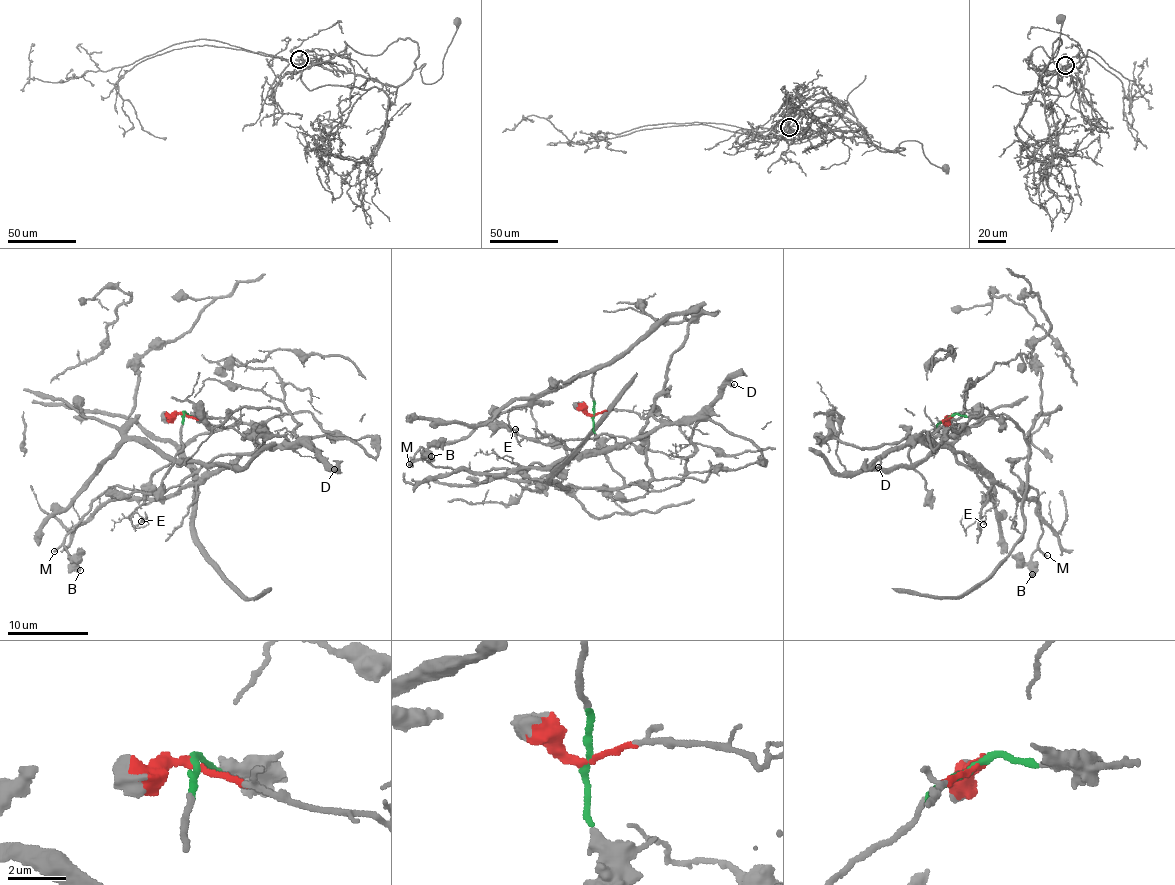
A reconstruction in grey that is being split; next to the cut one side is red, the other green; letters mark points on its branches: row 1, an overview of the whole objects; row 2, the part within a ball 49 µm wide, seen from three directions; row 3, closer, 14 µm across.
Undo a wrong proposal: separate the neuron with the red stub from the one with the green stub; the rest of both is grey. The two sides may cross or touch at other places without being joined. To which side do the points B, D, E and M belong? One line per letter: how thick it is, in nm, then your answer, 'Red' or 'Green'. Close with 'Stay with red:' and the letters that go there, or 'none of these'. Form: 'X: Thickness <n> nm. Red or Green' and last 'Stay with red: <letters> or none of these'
B: Thickness 500 nm. Green
D: Thickness 130 nm. Red
E: Thickness 170 nm. Red
M: Thickness 220 nm. Green
Stay with red: D, E

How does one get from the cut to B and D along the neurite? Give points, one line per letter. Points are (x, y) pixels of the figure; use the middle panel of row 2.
B: (593, 416), (618, 488), (562, 488), (534, 462), (479, 473), (437, 467), (423, 453), (431, 456)
D: (593, 416), (606, 409), (639, 412), (661, 423), (694, 420), (713, 406), (727, 384), (734, 383)

